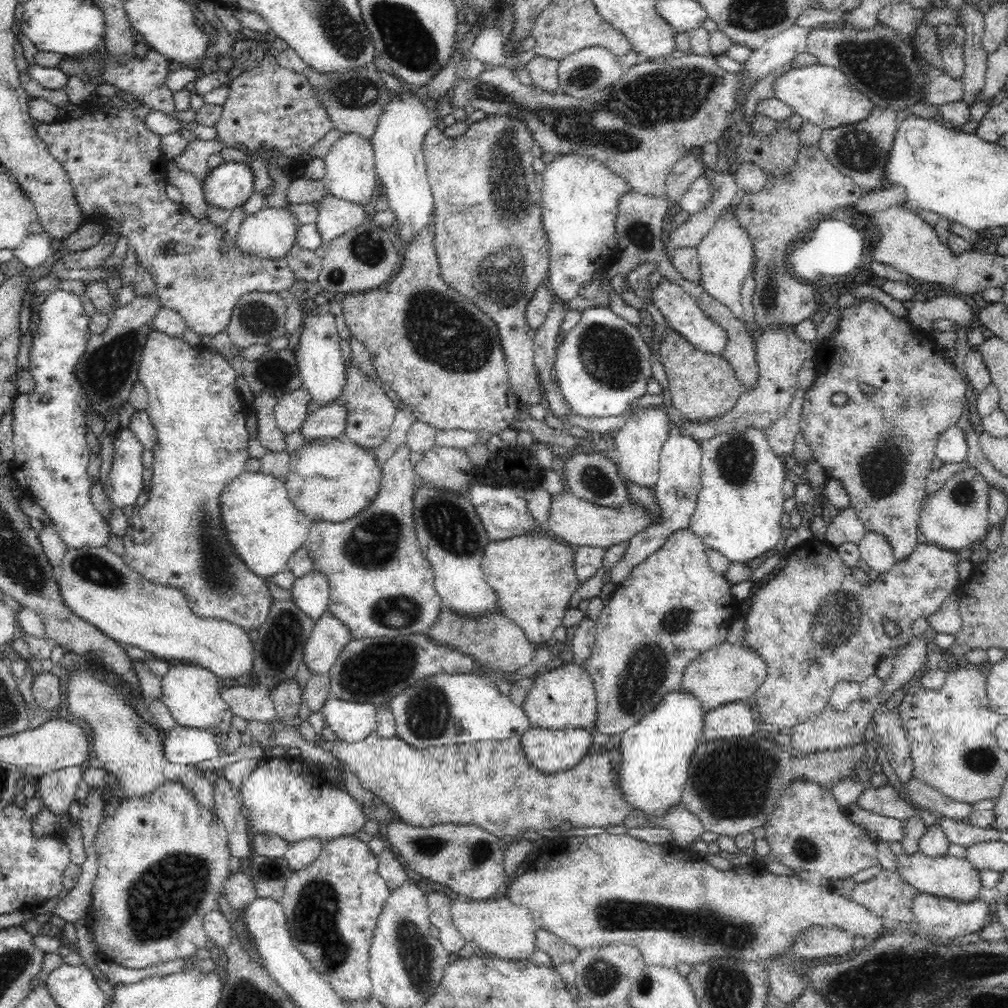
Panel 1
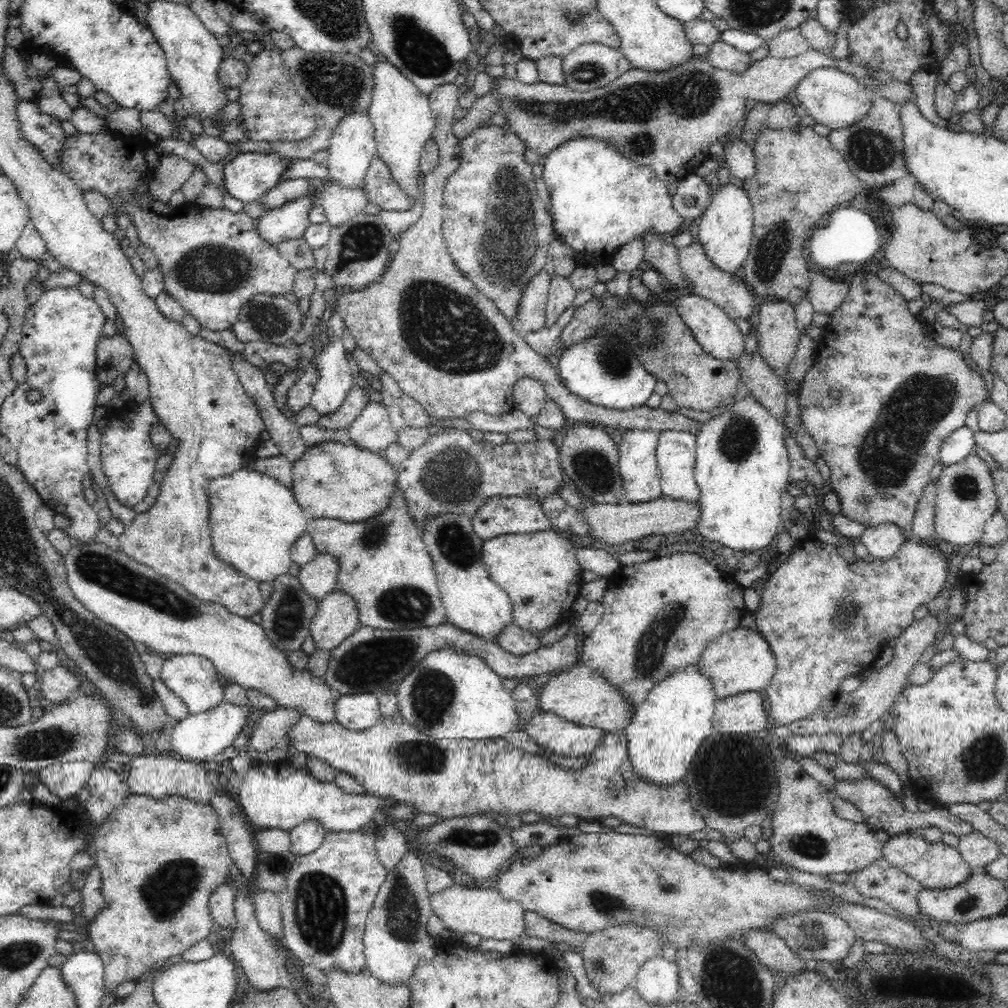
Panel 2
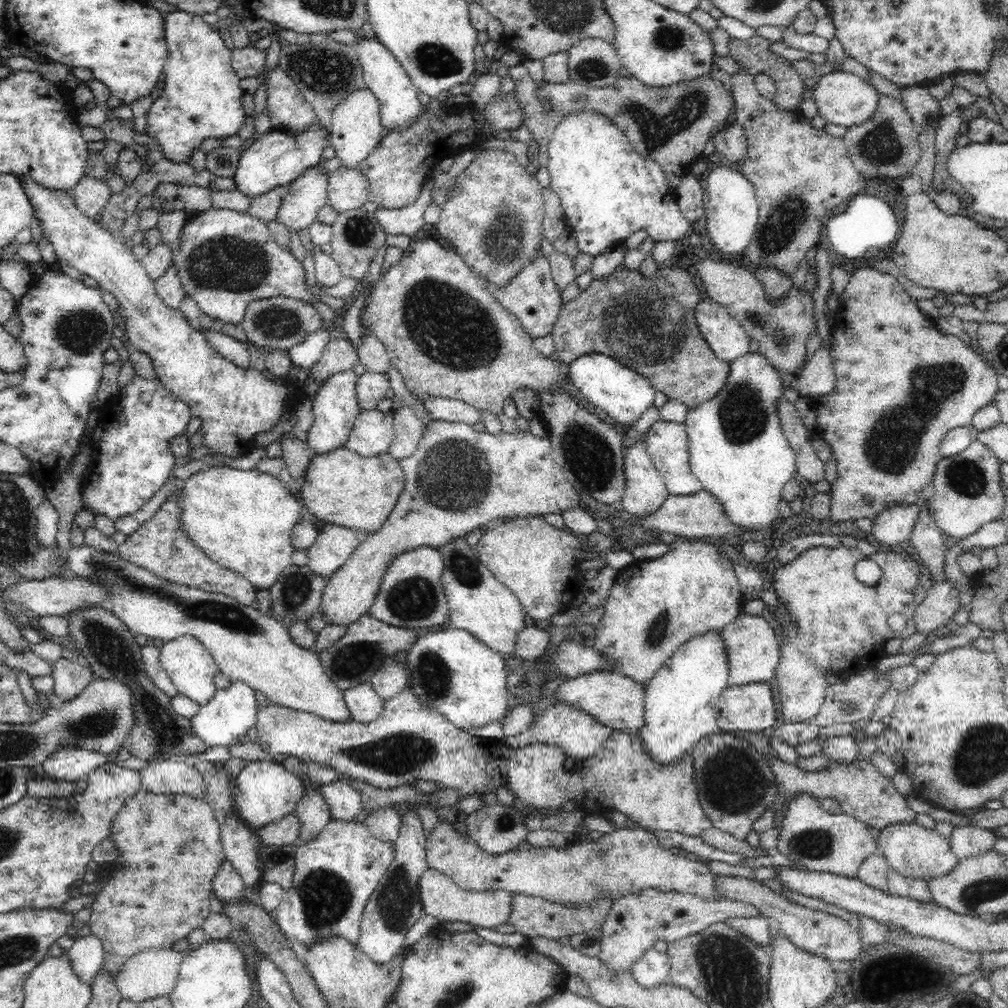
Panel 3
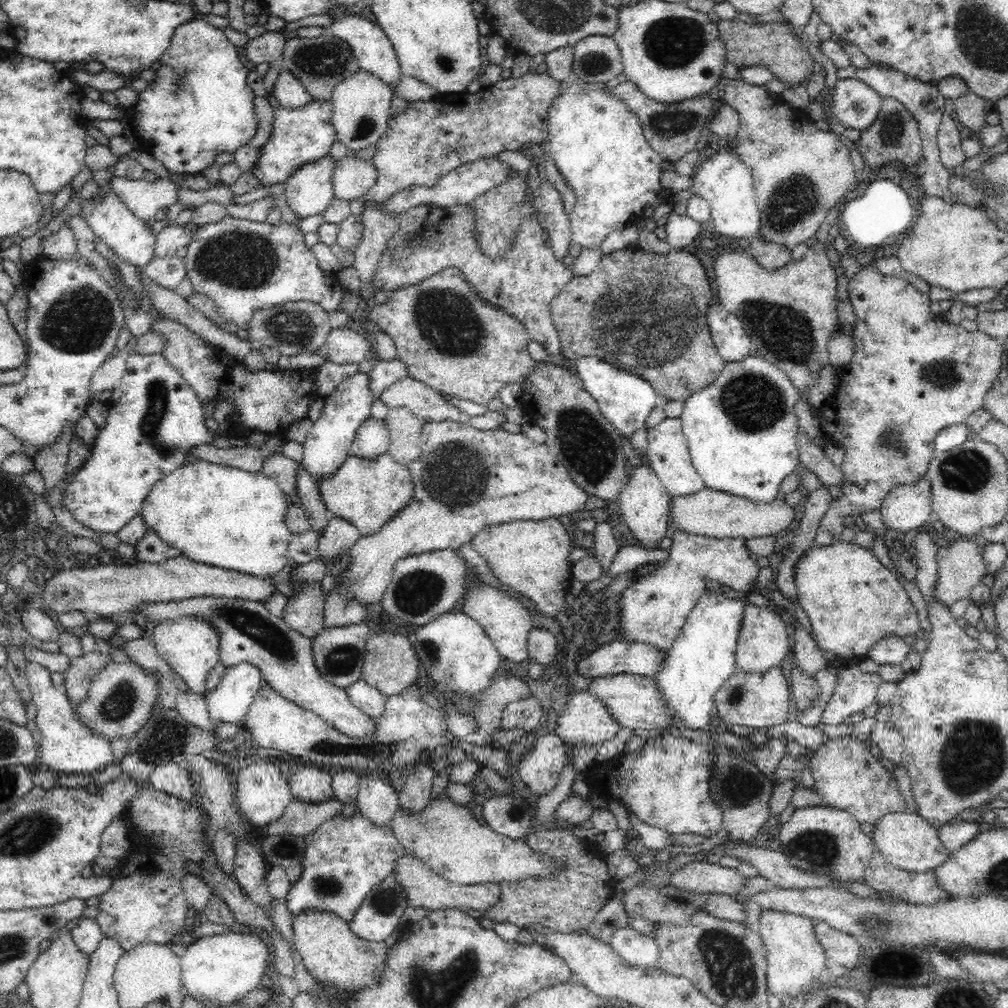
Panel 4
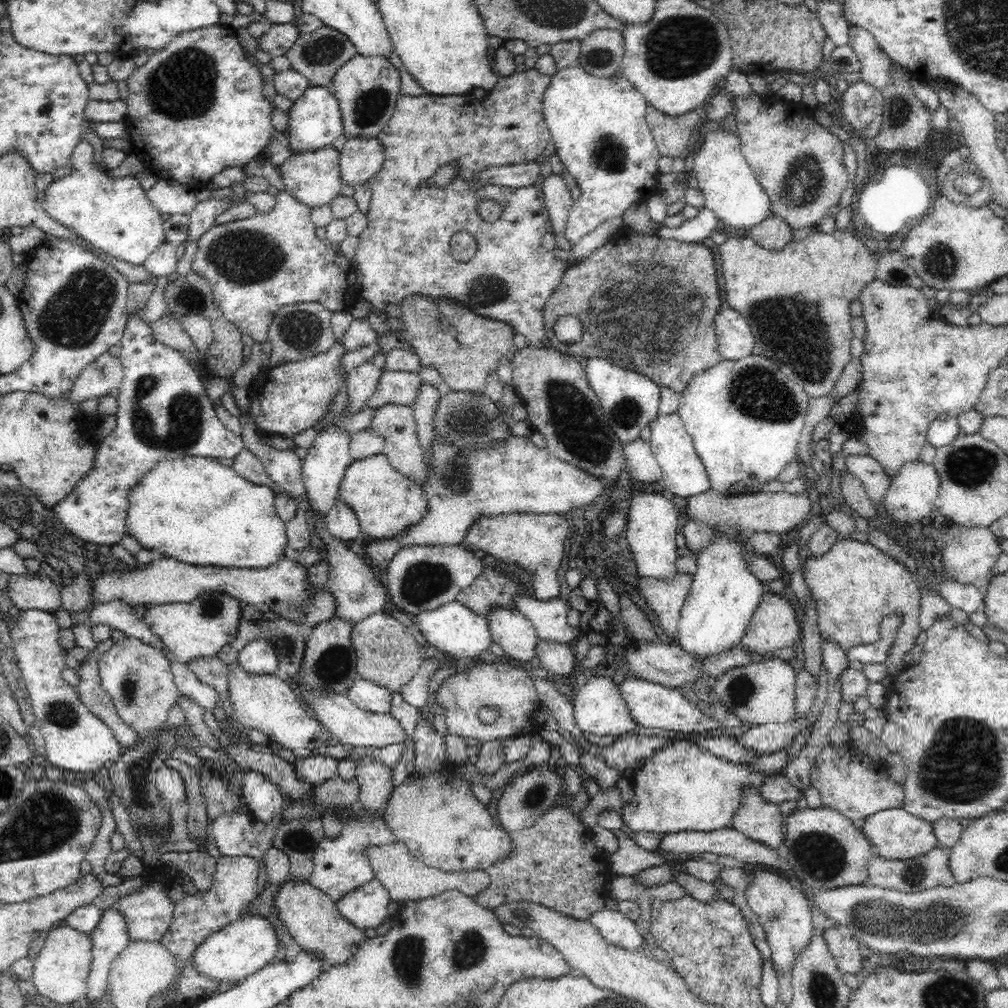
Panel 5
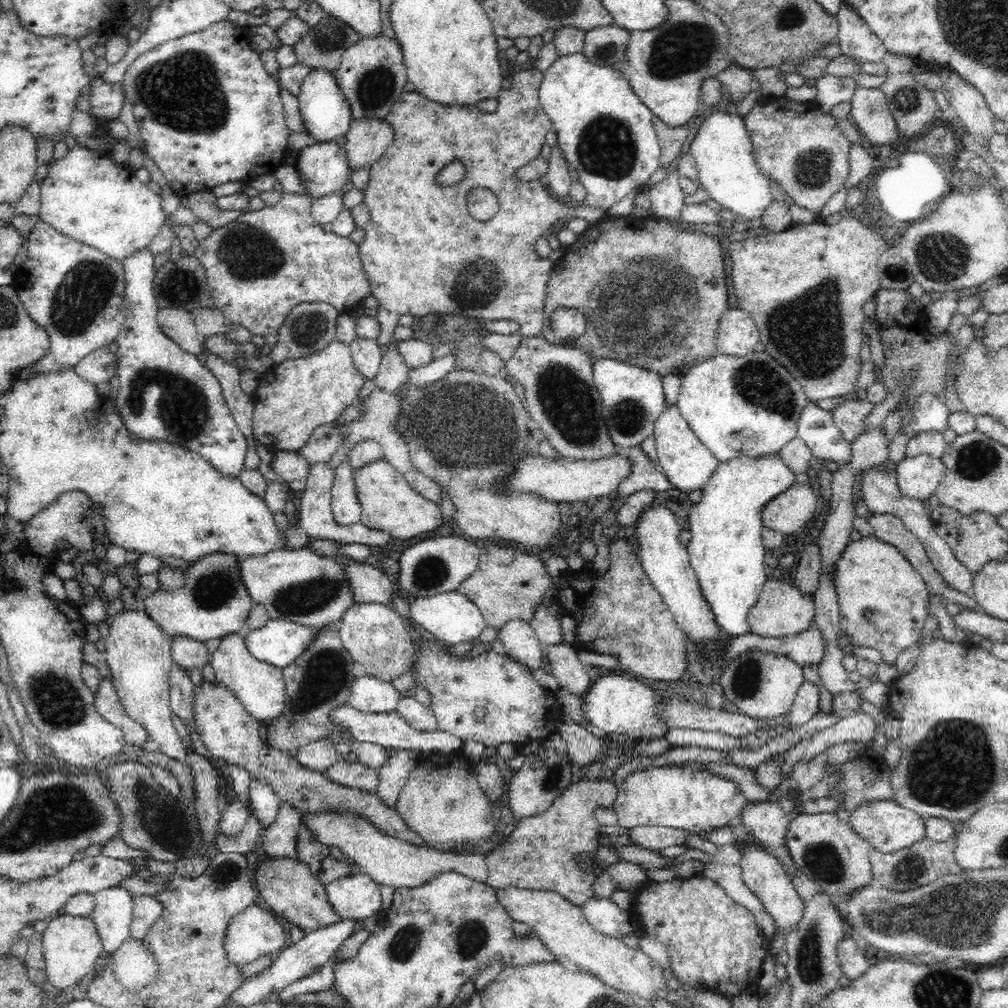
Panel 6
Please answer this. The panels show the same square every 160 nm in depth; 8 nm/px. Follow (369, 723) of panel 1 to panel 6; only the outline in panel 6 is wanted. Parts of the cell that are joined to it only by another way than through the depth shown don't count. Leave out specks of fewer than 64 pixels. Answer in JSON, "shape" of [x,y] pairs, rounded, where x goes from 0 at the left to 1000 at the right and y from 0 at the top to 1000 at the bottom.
{"shape":[[[361,670],[348,679],[344,696],[356,706],[378,708],[394,705],[397,692],[389,678]]]}

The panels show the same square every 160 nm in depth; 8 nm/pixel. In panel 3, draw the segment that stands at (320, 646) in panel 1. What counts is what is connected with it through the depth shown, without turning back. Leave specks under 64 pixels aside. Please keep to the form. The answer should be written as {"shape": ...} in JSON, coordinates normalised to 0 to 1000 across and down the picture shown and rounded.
{"shape":[[[429,418],[425,423],[421,424],[421,431],[417,436],[414,445],[409,449],[409,452],[399,455],[395,458],[399,468],[402,472],[402,479],[399,484],[397,493],[395,494],[393,503],[387,509],[384,517],[373,528],[364,530],[353,543],[353,546],[346,552],[344,559],[338,562],[325,575],[322,581],[322,585],[319,589],[316,605],[319,606],[319,612],[323,616],[323,620],[337,620],[337,622],[345,623],[352,615],[355,615],[357,611],[363,610],[369,597],[371,597],[371,591],[375,587],[375,581],[377,581],[377,575],[381,571],[381,563],[385,563],[385,560],[388,560],[389,553],[397,551],[397,548],[405,546],[405,544],[415,544],[415,542],[429,543],[431,546],[438,540],[442,540],[444,536],[452,534],[452,532],[463,532],[470,524],[474,522],[480,522],[484,518],[489,518],[492,514],[513,514],[513,513],[530,513],[532,510],[555,510],[563,506],[563,504],[574,503],[577,497],[580,495],[563,476],[560,472],[559,466],[556,461],[552,460],[549,453],[549,444],[547,443],[546,436],[543,432],[534,433],[524,428],[513,428],[512,430],[500,430],[496,429],[495,432],[488,432],[484,428],[473,429],[470,428],[468,423],[464,423],[459,419],[442,419],[442,418]]]}

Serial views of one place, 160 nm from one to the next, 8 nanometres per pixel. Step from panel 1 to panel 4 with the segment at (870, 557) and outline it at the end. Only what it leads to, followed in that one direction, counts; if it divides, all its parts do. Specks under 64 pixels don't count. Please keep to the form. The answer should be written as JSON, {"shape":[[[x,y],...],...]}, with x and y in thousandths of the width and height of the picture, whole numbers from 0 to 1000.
{"shape":[[[917,474],[907,480],[887,484],[877,494],[872,507],[879,526],[898,529],[921,520],[928,515],[927,508],[925,508],[925,487],[922,477]]]}

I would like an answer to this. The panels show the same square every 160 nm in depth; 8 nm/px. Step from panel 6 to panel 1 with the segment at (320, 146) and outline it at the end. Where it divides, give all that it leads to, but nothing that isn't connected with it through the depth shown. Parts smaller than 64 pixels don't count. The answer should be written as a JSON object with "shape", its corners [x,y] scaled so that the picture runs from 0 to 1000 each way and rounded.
{"shape":[[[262,204],[243,216],[233,235],[237,250],[259,258],[280,258],[293,244],[297,223],[286,206]]]}

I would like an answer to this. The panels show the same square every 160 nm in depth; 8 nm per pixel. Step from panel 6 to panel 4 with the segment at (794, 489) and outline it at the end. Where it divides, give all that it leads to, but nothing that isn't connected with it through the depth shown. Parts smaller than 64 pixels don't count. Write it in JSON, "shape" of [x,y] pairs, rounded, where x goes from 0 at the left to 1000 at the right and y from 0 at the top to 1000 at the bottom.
{"shape":[[[698,484],[686,491],[667,493],[663,512],[671,525],[683,530],[711,535],[744,535],[766,532],[782,524],[789,507],[771,496],[764,500],[747,500],[744,496]]]}

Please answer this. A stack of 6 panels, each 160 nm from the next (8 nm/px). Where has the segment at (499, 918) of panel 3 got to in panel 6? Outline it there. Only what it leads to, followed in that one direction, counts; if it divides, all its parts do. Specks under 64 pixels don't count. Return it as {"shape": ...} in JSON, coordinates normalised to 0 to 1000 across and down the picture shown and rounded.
{"shape":[[[323,805],[304,807],[299,809],[299,815],[312,825],[317,836],[323,840],[334,839],[344,849],[344,852],[351,856],[356,866],[363,866],[377,879],[387,879],[392,883],[394,881],[415,881],[441,865],[451,865],[476,876],[483,875],[485,863],[481,856],[483,847],[480,846],[437,847],[417,838],[409,838],[391,832],[389,829],[383,829],[377,822],[351,807],[323,807]]]}

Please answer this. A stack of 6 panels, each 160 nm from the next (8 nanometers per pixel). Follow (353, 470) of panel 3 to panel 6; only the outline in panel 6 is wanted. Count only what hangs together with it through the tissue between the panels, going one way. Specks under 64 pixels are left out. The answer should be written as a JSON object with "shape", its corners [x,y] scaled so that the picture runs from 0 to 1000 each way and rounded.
{"shape":[[[381,454],[357,462],[351,467],[349,478],[358,501],[357,516],[367,526],[375,526],[388,533],[405,536],[419,528],[431,526],[439,519],[439,510],[435,500],[421,495]]]}

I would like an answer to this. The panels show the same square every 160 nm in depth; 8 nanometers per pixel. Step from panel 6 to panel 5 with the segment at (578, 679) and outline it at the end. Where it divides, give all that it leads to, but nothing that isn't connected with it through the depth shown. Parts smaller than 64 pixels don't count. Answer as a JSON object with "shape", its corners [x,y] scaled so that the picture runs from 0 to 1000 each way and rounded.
{"shape":[[[534,635],[530,643],[538,663],[551,668],[557,674],[563,669],[571,669],[573,665],[570,650],[567,649],[563,639],[549,635]]]}

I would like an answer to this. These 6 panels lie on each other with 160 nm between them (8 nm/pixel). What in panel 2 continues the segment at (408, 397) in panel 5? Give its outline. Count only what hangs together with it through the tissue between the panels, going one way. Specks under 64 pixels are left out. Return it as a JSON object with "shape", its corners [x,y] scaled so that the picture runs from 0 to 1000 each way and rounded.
{"shape":[[[510,405],[507,410],[501,412],[485,412],[477,409],[469,409],[463,418],[468,425],[481,429],[494,429],[494,431],[504,431],[512,427],[530,427],[532,419],[517,407]]]}

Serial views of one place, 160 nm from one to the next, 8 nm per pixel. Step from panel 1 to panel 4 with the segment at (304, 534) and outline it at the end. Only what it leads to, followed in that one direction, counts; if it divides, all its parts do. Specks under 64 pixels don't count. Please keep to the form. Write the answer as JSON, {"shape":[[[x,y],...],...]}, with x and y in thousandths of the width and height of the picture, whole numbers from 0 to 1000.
{"shape":[[[194,457],[175,464],[158,476],[151,483],[140,509],[146,524],[154,526],[163,538],[188,556],[265,574],[288,559],[287,540],[291,531],[283,519],[283,512],[289,500],[274,476],[259,467],[246,468],[230,462]]]}

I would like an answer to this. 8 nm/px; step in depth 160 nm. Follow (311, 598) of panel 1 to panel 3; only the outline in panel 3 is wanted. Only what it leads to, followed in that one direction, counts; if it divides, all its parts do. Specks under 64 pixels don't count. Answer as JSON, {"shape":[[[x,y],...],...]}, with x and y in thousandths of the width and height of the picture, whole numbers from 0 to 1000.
{"shape":[[[323,521],[313,538],[305,546],[305,561],[310,568],[325,575],[346,552],[359,535],[349,525]]]}

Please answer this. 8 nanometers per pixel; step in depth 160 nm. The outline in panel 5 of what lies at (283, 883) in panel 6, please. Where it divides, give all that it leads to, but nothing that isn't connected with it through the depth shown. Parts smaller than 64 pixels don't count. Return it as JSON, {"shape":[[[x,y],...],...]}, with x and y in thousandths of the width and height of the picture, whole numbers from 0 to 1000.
{"shape":[[[286,874],[276,883],[276,892],[271,895],[277,912],[284,917],[290,933],[304,945],[317,950],[321,960],[347,955],[357,936],[365,932],[362,924],[345,915],[334,902],[334,897],[319,884],[304,874]]]}

